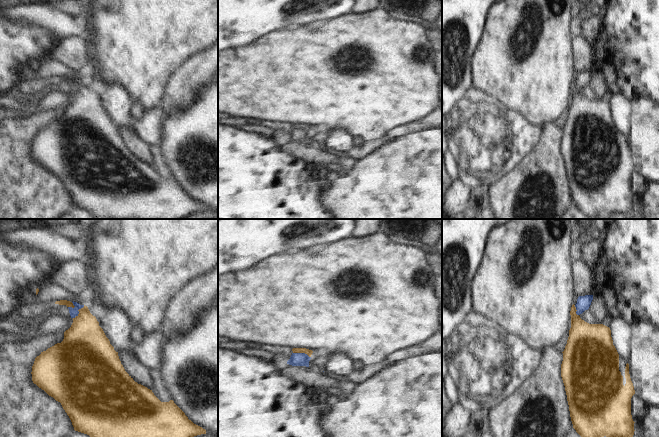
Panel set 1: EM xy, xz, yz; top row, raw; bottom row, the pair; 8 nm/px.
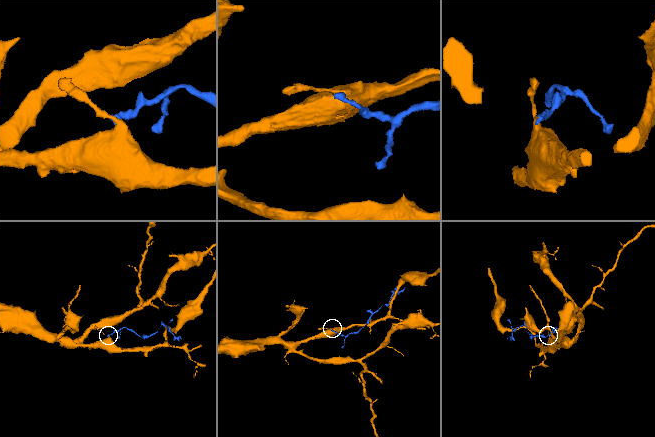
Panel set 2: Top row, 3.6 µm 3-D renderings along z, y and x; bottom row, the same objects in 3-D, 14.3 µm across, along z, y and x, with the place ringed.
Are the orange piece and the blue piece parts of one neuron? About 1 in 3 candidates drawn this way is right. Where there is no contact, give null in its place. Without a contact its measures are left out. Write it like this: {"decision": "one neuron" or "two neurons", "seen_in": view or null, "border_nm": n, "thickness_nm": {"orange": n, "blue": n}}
{"decision": "two neurons", "seen_in": "xz", "border_nm": 150, "thickness_nm": {"orange": 50, "blue": 110}}

